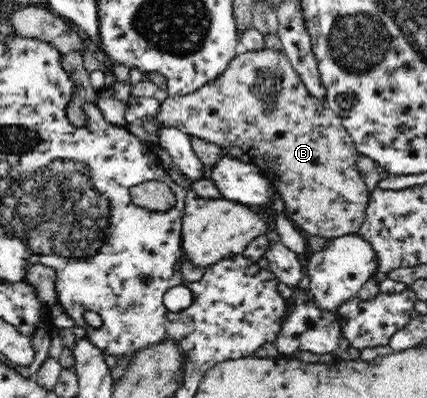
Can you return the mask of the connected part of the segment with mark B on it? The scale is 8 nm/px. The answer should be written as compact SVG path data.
M268 48L249 50L244 55L235 56L220 77L206 82L200 89L181 96L168 96L161 102L155 117L166 123L166 127L178 129L188 136L196 135L222 147L243 149L260 172L273 182L285 203L286 216L304 233L326 239L356 234L366 219L371 193L358 170L360 154L340 117L325 106L324 99L316 98L306 90L286 54Z

